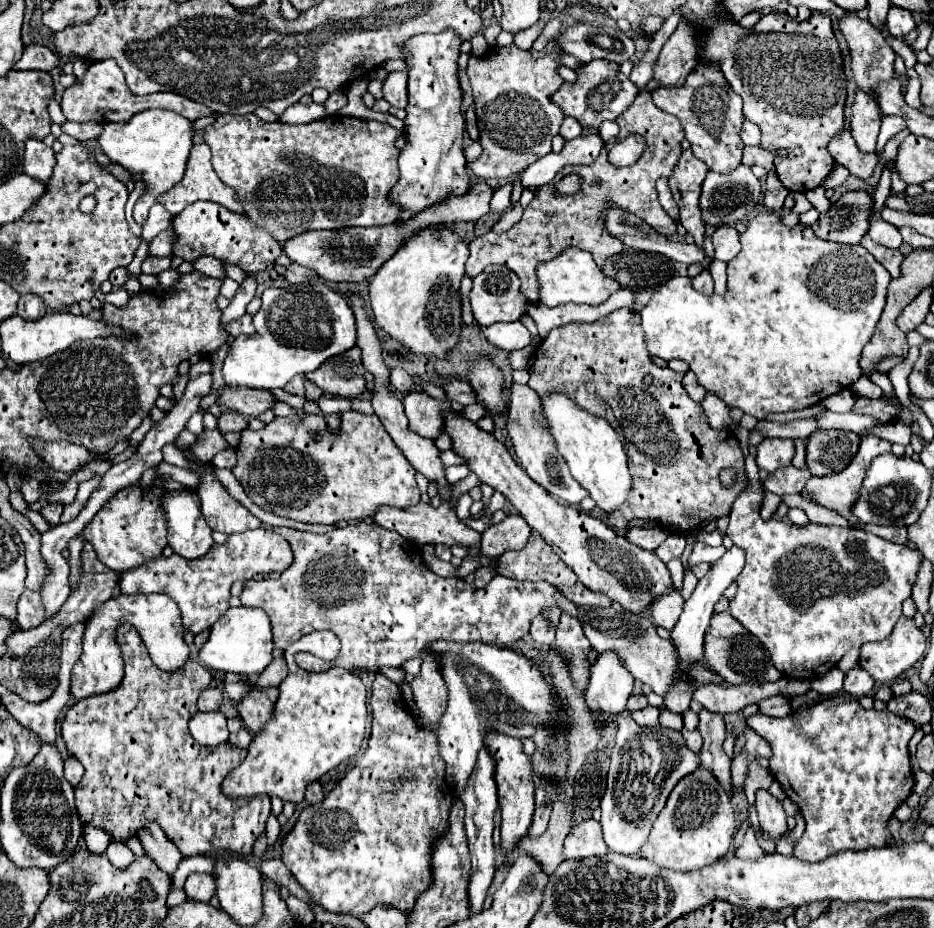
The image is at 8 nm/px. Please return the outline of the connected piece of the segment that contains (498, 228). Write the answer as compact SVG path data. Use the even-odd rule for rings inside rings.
M517 202L517 204L515 204L515 208L513 208L511 212L505 212L505 214L499 218L499 222L493 226L493 230L495 230L495 232L507 232L513 224L517 224L517 222L519 222L521 214L523 214L523 208L521 208L521 206L519 206L519 202Z

